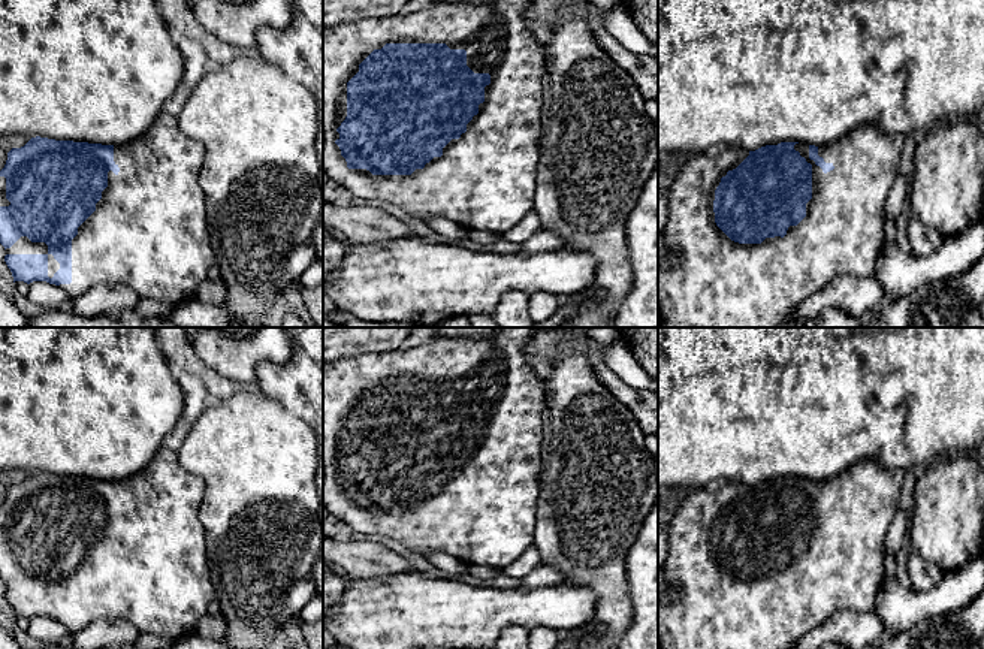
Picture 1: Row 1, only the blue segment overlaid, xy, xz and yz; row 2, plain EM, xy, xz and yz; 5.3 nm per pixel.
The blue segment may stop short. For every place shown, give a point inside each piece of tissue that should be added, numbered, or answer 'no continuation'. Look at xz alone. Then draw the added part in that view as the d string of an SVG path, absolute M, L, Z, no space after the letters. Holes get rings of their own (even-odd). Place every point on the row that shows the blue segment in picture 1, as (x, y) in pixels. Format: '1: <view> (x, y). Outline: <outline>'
1: xz (485, 180). Outline: M491 0L483 3L434 3L422 10L398 16L368 16L356 21L341 22L323 31L323 170L329 178L344 187L345 191L360 199L380 199L402 208L408 215L428 221L431 217L443 217L452 220L468 230L483 230L505 233L517 226L532 209L535 194L535 175L540 164L540 121L541 121L541 102L543 102L543 78L544 78L544 43L538 40L526 27L526 7L529 0ZM386 43L446 43L450 49L467 51L467 66L474 73L489 73L491 84L485 87L485 102L479 105L479 114L467 124L467 132L459 139L452 139L444 148L441 157L434 157L423 169L416 169L411 175L372 175L366 169L348 169L345 159L341 156L339 147L335 144L339 139L336 129L347 117L347 82L359 72L359 64L374 51L381 49Z

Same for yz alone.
1: yz (705, 280). Outline: M864 124L839 141L818 147L818 156L834 166L824 173L809 159L809 145L794 150L812 164L812 199L806 217L784 238L761 244L731 241L715 223L713 200L721 178L736 169L749 151L730 145L689 156L668 188L668 220L658 236L659 327L779 327L790 313L837 277L873 275L884 250L885 200L899 175L899 139Z

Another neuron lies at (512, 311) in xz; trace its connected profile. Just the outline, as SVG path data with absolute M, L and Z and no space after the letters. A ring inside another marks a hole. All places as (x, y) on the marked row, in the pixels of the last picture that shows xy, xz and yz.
M519 290L504 293L492 313L501 327L532 327L534 322L528 311L529 295Z

